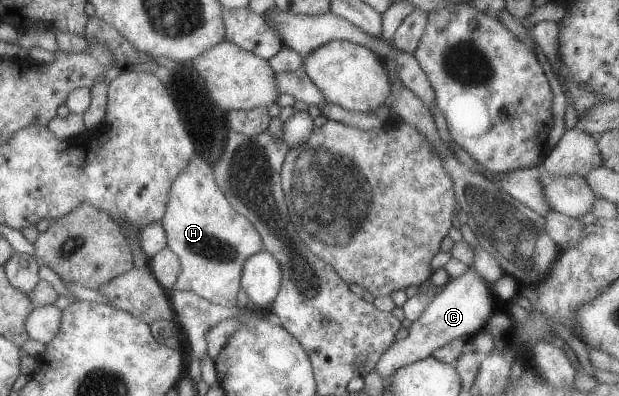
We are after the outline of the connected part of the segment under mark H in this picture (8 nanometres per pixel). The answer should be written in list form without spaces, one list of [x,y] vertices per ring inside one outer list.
[[[194,155],[189,165],[177,176],[169,188],[169,199],[161,225],[167,236],[167,247],[176,253],[181,264],[173,290],[190,291],[212,304],[236,310],[238,292],[241,290],[243,265],[252,255],[259,253],[263,248],[262,237],[256,232],[252,223],[237,213],[224,193],[216,184],[212,165],[204,161],[202,155]]]

